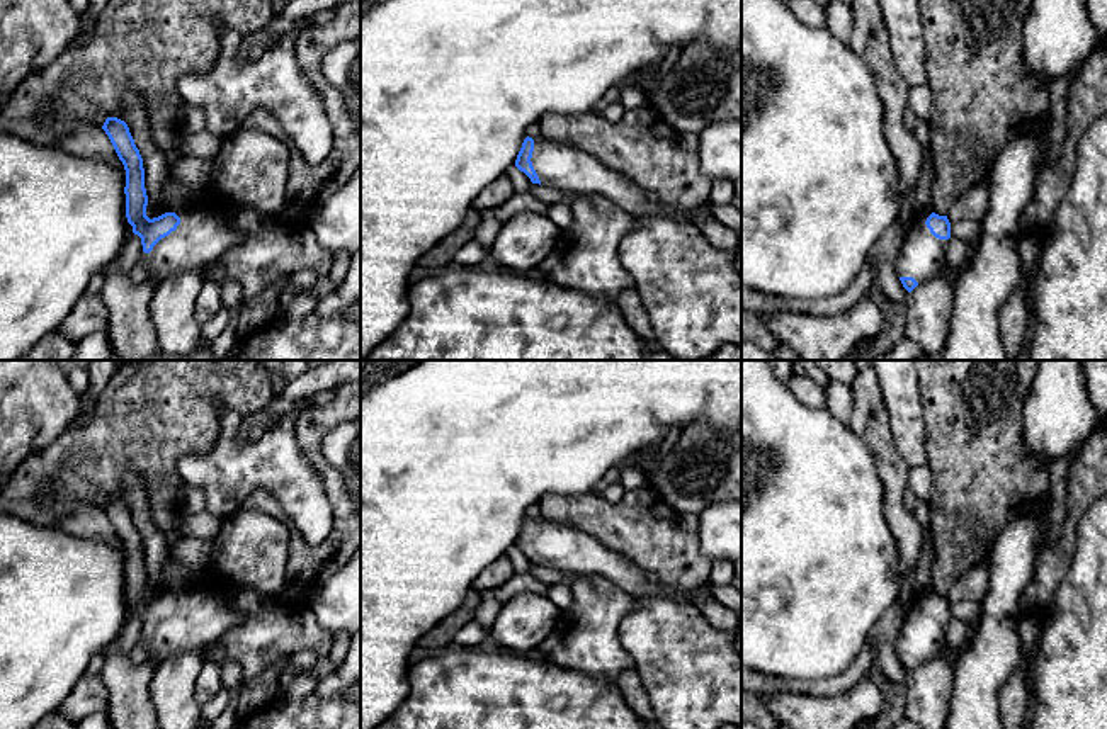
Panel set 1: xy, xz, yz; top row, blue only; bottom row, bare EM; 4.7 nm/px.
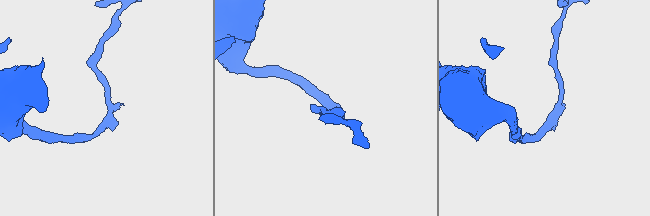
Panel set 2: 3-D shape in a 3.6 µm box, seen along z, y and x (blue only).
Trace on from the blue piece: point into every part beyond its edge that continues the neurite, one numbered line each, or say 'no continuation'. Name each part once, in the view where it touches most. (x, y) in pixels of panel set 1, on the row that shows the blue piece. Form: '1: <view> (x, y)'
1: xy (203, 237)

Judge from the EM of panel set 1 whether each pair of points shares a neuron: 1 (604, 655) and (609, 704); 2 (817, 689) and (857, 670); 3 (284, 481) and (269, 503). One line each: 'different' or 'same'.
1: different
2: same
3: different

